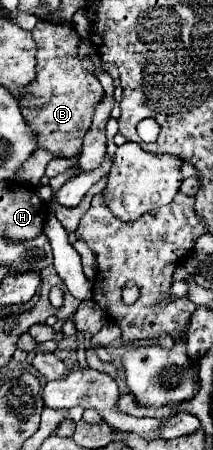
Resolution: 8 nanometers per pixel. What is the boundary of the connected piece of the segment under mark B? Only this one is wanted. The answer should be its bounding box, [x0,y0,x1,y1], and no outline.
[20,20,104,158]

